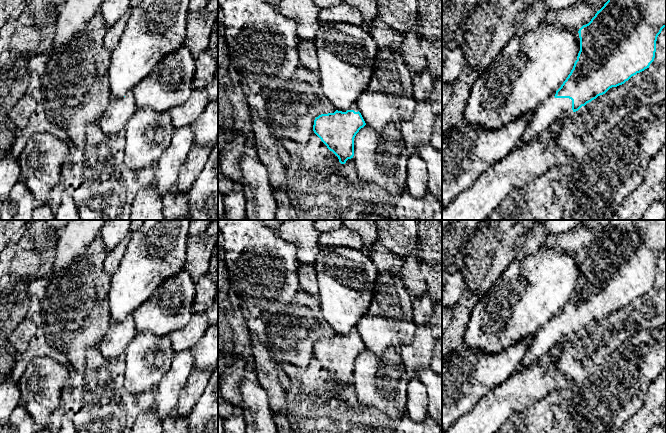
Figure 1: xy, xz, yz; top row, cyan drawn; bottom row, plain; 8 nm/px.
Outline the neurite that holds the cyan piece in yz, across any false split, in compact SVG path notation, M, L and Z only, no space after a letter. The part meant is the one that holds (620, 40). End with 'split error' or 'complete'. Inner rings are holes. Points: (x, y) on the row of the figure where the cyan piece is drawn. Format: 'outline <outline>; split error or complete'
outline M608 0L591 21L579 29L580 51L573 69L561 87L533 112L515 148L532 142L554 122L570 117L582 106L605 94L610 88L624 84L632 76L649 68L655 58L657 37L664 27L666 27L666 0Z; split error

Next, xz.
outline M353 104L346 112L321 114L314 120L313 131L321 141L345 164L354 156L354 138L366 125L358 107Z; split error

